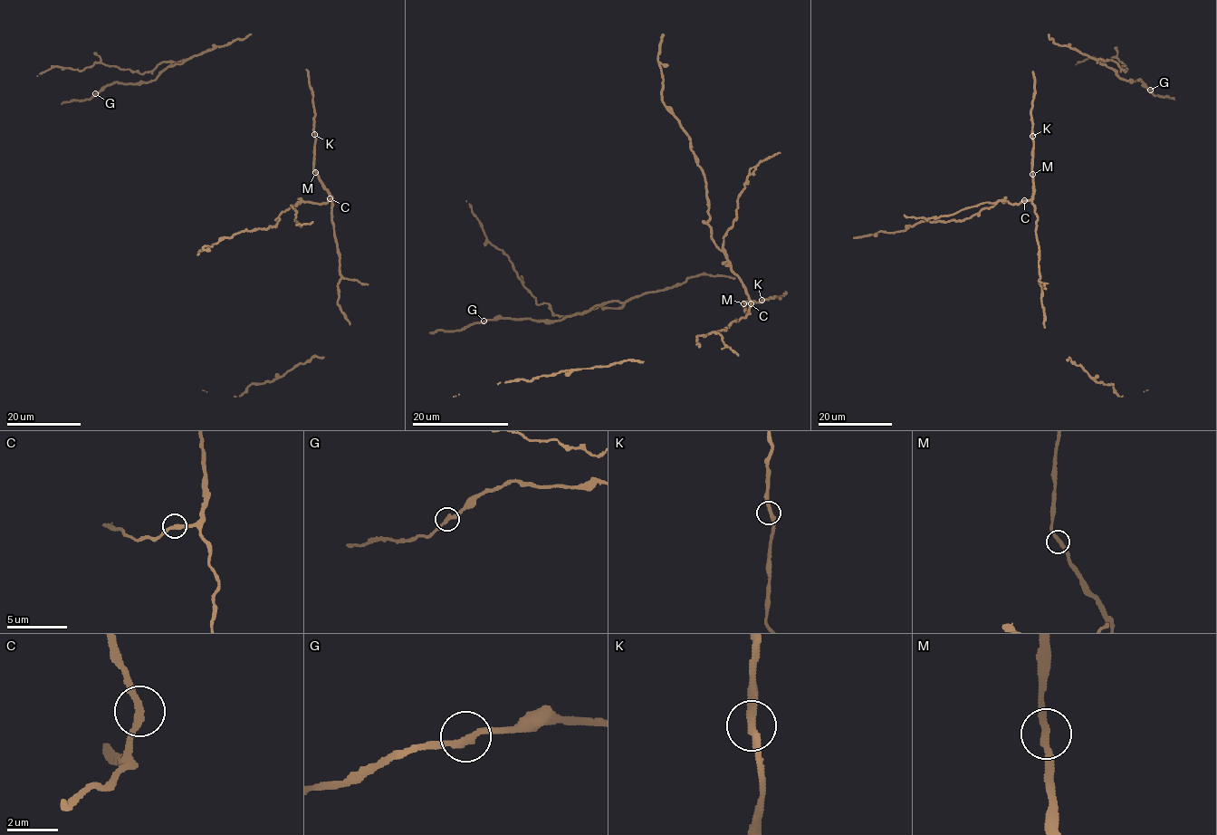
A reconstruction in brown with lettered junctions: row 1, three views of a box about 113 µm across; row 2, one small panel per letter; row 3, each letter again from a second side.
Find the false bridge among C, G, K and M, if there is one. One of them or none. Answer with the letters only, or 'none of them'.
none of them

